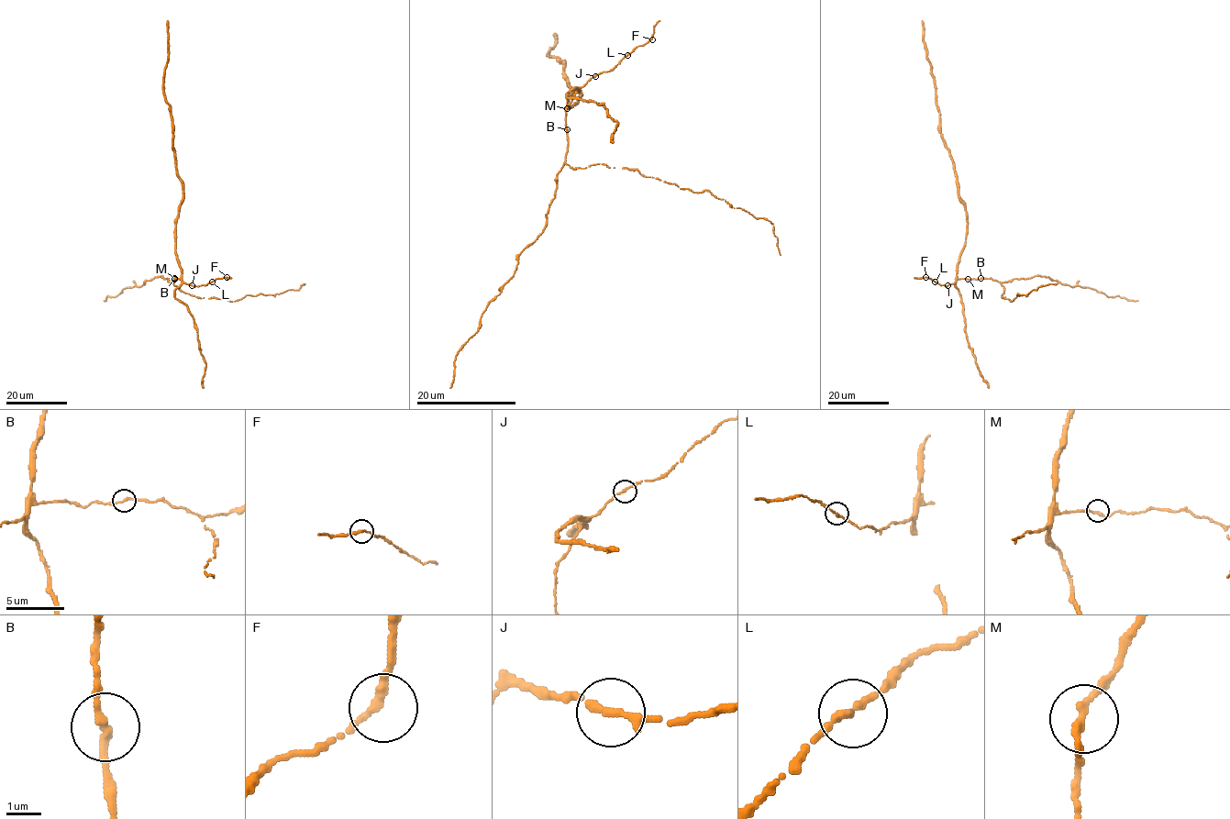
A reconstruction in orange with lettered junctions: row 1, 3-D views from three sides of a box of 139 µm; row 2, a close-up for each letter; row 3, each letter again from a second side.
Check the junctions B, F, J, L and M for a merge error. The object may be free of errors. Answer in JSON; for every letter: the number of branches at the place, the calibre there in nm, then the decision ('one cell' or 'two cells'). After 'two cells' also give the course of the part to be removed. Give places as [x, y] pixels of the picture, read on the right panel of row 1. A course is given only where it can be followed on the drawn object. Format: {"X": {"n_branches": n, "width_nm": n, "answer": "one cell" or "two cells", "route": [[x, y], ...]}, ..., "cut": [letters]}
{"B": {"n_branches": 2, "width_nm": 220, "answer": "one cell"}, "F": {"n_branches": 2, "width_nm": 240, "answer": "one cell"}, "J": {"n_branches": 2, "width_nm": 220, "answer": "one cell"}, "L": {"n_branches": 2, "width_nm": 240, "answer": "one cell"}, "M": {"n_branches": 2, "width_nm": 240, "answer": "one cell"}, "cut": []}

